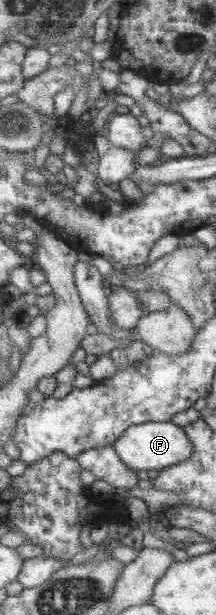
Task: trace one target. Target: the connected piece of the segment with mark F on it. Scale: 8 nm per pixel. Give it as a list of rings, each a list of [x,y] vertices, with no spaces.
[[[148,422],[132,425],[113,444],[113,449],[119,454],[120,460],[132,471],[159,471],[174,466],[190,457],[192,445],[183,430],[172,422]]]

